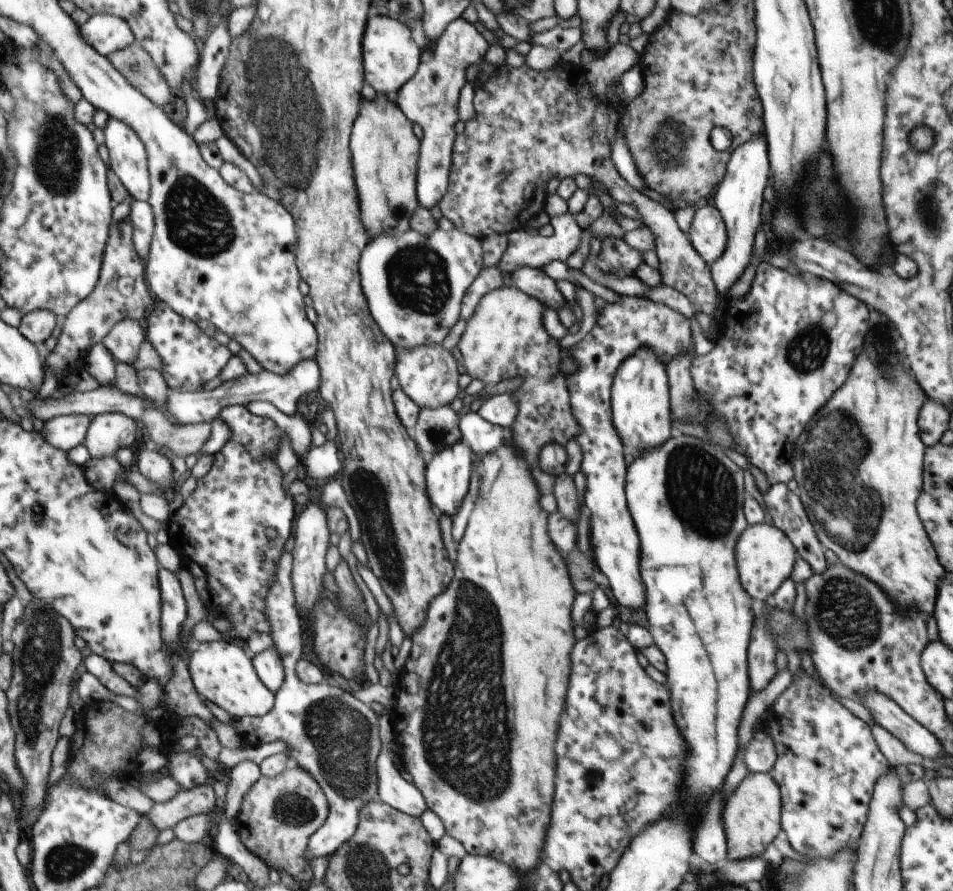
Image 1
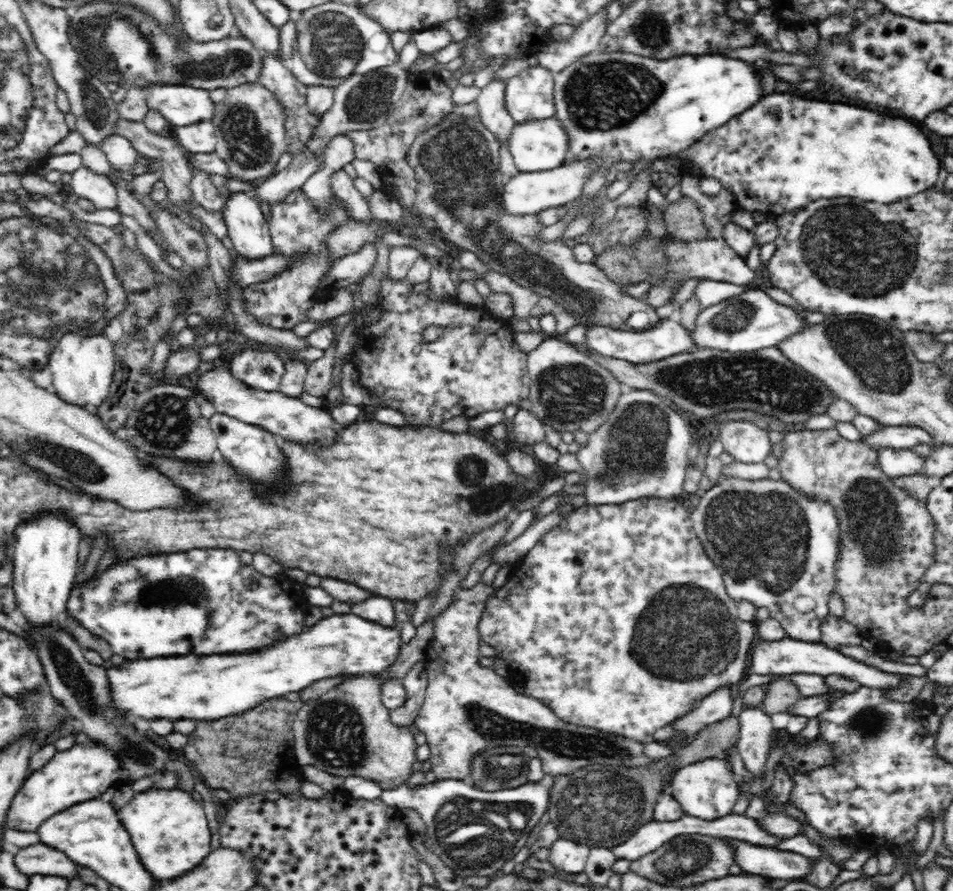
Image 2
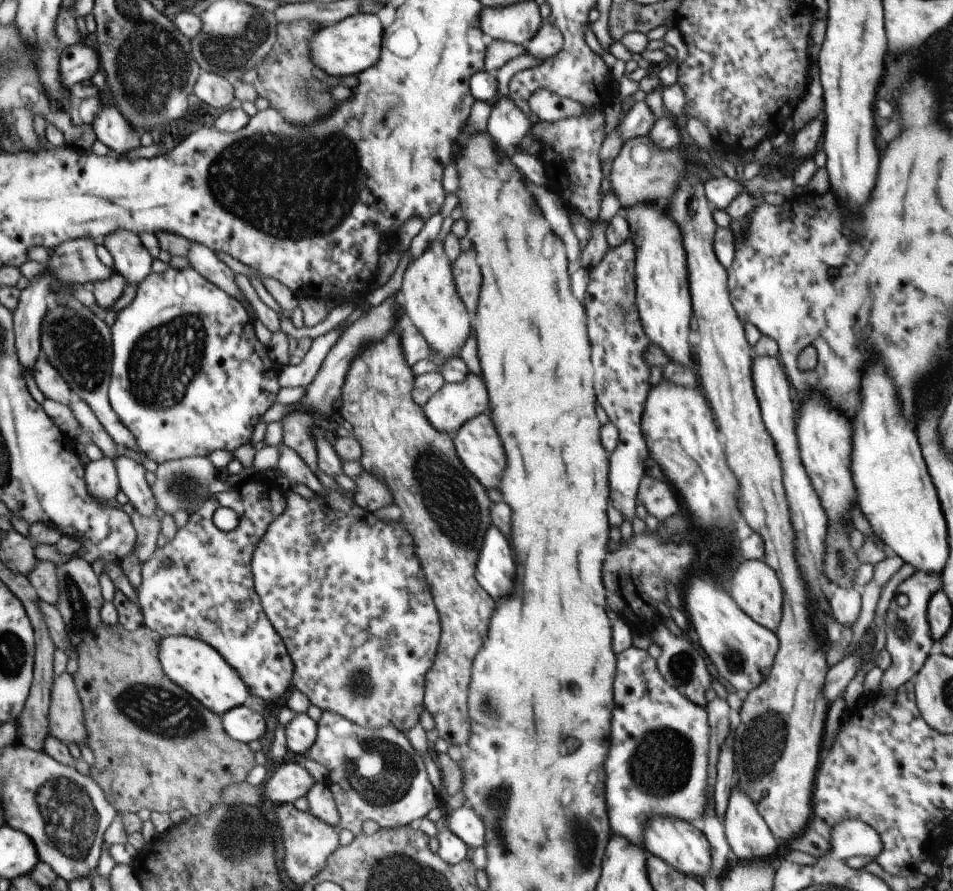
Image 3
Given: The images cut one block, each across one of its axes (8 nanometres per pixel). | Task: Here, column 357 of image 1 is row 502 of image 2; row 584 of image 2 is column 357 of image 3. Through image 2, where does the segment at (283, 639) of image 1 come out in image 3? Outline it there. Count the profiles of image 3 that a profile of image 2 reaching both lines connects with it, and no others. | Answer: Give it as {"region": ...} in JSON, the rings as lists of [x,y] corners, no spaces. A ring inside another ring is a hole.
{"region":[[[323,711],[317,725],[317,739],[311,749],[301,757],[291,755],[290,759],[312,759],[329,770],[326,784],[332,791],[341,818],[339,830],[347,828],[355,836],[359,835],[366,820],[376,821],[382,829],[417,825],[432,808],[440,806],[439,797],[428,779],[424,760],[402,731],[393,726],[365,729],[330,711]]]}

